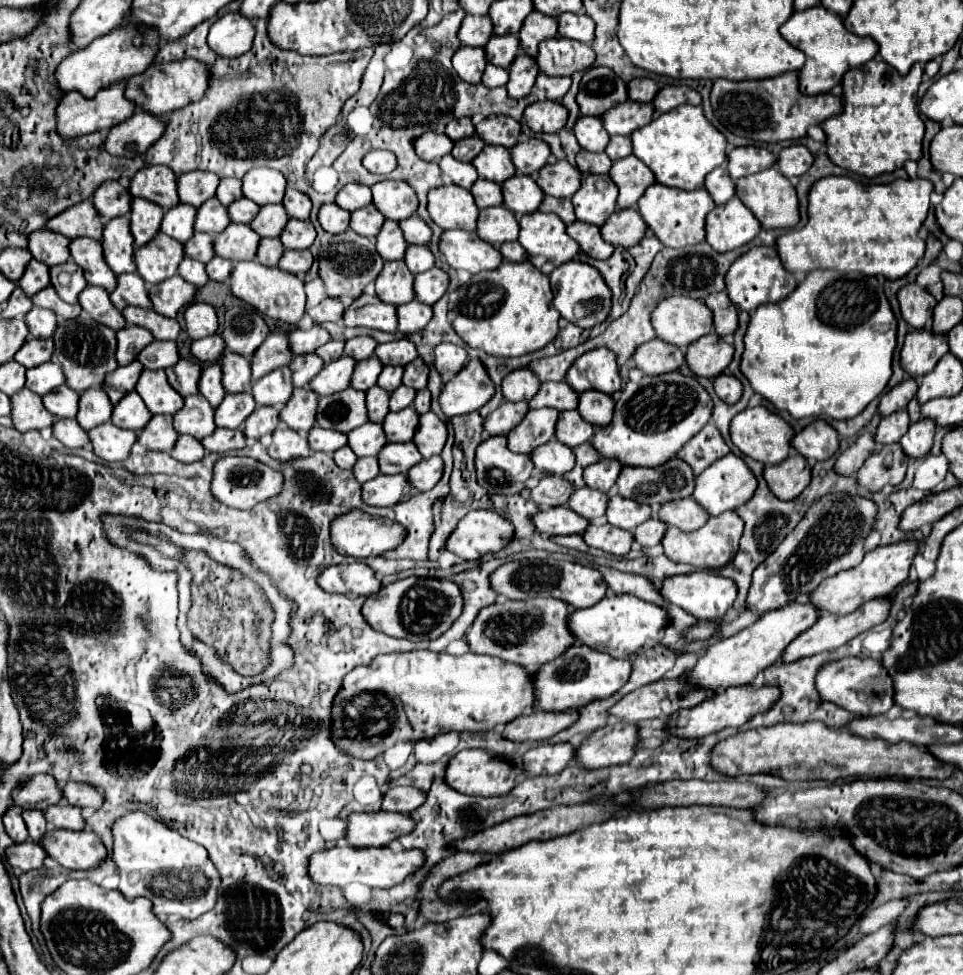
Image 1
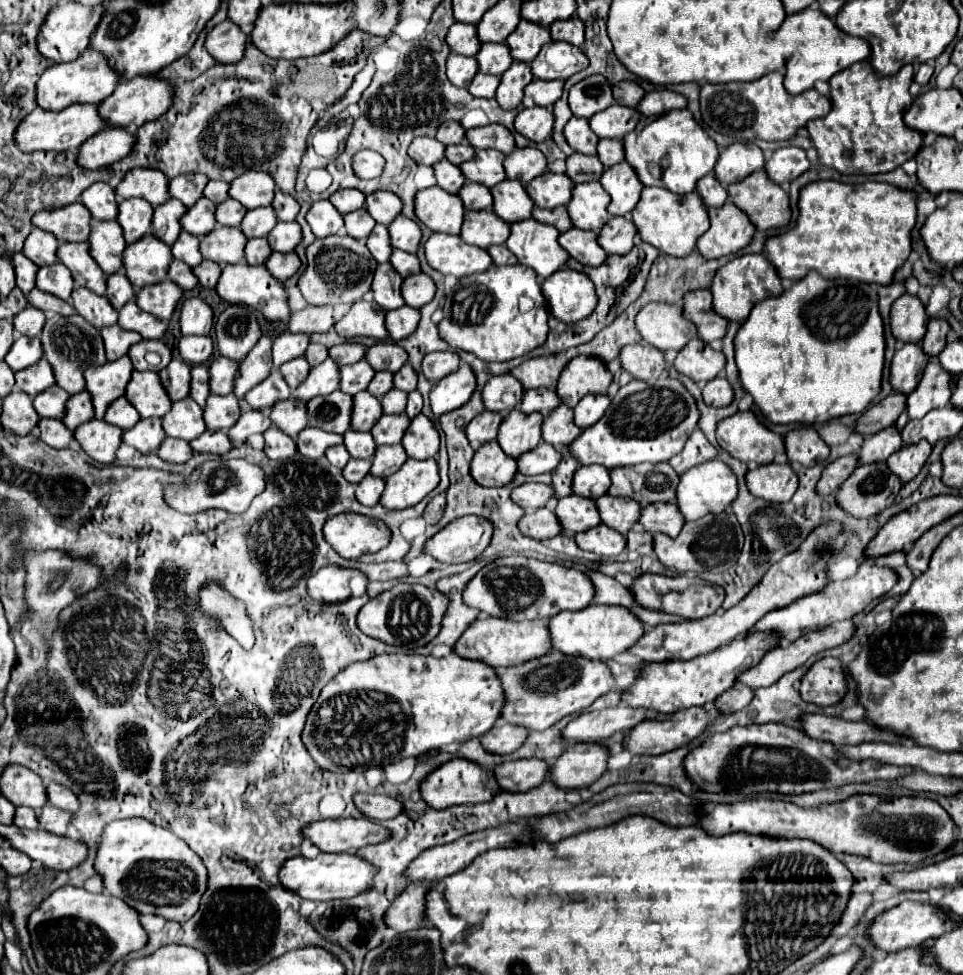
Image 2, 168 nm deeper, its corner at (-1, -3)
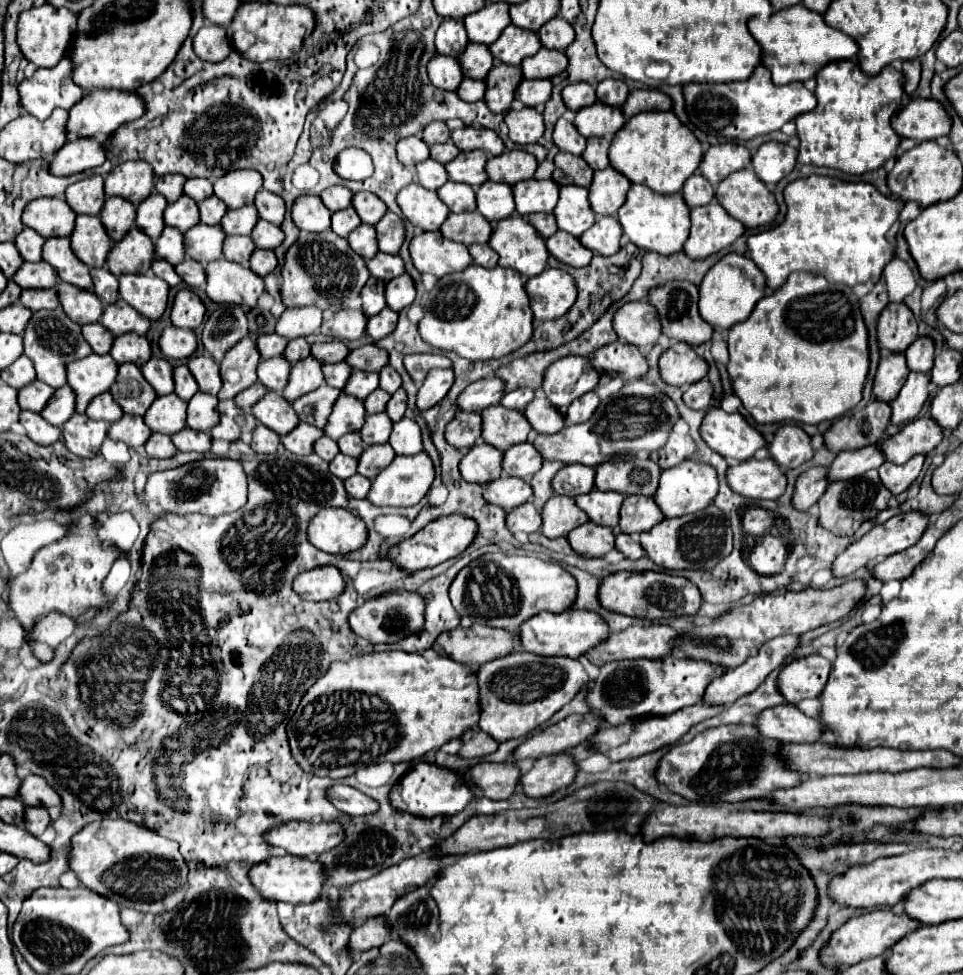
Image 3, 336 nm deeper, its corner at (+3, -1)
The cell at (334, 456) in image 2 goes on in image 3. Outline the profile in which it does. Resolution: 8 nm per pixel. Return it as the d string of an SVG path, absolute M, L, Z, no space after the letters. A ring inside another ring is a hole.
M324 435L324 437L320 437L320 441L316 441L314 453L320 455L324 461L332 461L340 453L340 449L338 449L338 443L334 439Z

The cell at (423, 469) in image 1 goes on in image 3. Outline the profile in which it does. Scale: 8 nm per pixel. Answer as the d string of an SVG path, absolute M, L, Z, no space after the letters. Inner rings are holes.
M426 453L396 457L376 479L368 493L368 501L388 507L416 505L434 481L434 465Z

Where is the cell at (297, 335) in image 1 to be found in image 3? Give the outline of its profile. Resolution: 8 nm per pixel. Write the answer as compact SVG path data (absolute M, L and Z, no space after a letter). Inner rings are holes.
M276 333L260 335L260 337L256 339L256 347L258 347L258 353L262 355L262 359L270 359L270 357L282 355L286 343L288 343L288 339L286 339L286 337L280 337L280 335L276 335Z

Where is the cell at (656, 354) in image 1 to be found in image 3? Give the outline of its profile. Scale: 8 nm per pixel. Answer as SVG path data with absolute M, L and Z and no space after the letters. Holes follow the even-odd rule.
M614 341L610 345L600 347L592 355L590 363L596 371L618 375L620 379L640 379L648 371L646 357L640 353L640 349L624 341Z

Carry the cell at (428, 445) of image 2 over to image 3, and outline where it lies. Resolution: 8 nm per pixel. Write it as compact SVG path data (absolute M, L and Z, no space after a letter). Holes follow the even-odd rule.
M404 417L400 423L394 423L392 435L388 439L396 455L414 455L422 451L422 435L416 421Z

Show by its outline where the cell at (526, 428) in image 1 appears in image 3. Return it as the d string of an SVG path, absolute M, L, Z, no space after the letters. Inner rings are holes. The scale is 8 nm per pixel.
M502 405L484 409L482 413L482 433L480 437L488 445L498 445L496 449L506 451L516 443L524 443L528 431L532 429L522 411L512 411Z

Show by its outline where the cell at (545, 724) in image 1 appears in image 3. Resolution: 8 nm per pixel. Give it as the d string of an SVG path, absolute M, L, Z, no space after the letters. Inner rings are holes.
M468 729L468 733L464 733L460 739L462 739L462 747L460 747L458 755L464 759L484 757L484 755L496 751L496 747L498 747L498 743L480 729Z

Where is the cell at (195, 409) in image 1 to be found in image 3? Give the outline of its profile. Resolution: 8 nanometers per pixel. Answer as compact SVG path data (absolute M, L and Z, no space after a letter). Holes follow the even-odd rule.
M174 393L156 397L156 401L144 413L144 421L156 433L174 435L186 427L186 401L180 401L180 397Z

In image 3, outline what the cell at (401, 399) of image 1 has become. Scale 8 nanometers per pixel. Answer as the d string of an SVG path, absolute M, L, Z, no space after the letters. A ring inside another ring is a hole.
M374 389L374 391L364 399L366 413L382 413L382 411L386 409L388 399L390 399L388 393L384 393L382 389Z

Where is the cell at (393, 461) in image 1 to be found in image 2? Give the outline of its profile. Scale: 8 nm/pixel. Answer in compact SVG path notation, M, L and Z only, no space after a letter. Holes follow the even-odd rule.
M380 445L374 453L370 475L386 479L388 475L394 475L404 465L406 459L408 455L404 453L402 445Z

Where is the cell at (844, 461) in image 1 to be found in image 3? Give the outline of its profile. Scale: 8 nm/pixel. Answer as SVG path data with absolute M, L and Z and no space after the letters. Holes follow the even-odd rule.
M812 467L804 471L798 481L792 495L792 505L798 511L808 511L824 493L828 481L826 481L826 467Z

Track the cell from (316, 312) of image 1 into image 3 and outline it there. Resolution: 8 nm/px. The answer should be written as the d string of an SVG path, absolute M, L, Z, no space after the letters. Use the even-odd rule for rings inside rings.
M296 307L296 309L286 309L278 323L276 323L276 333L286 337L286 339L296 339L296 337L306 337L312 333L318 333L322 325L322 311L314 307Z

